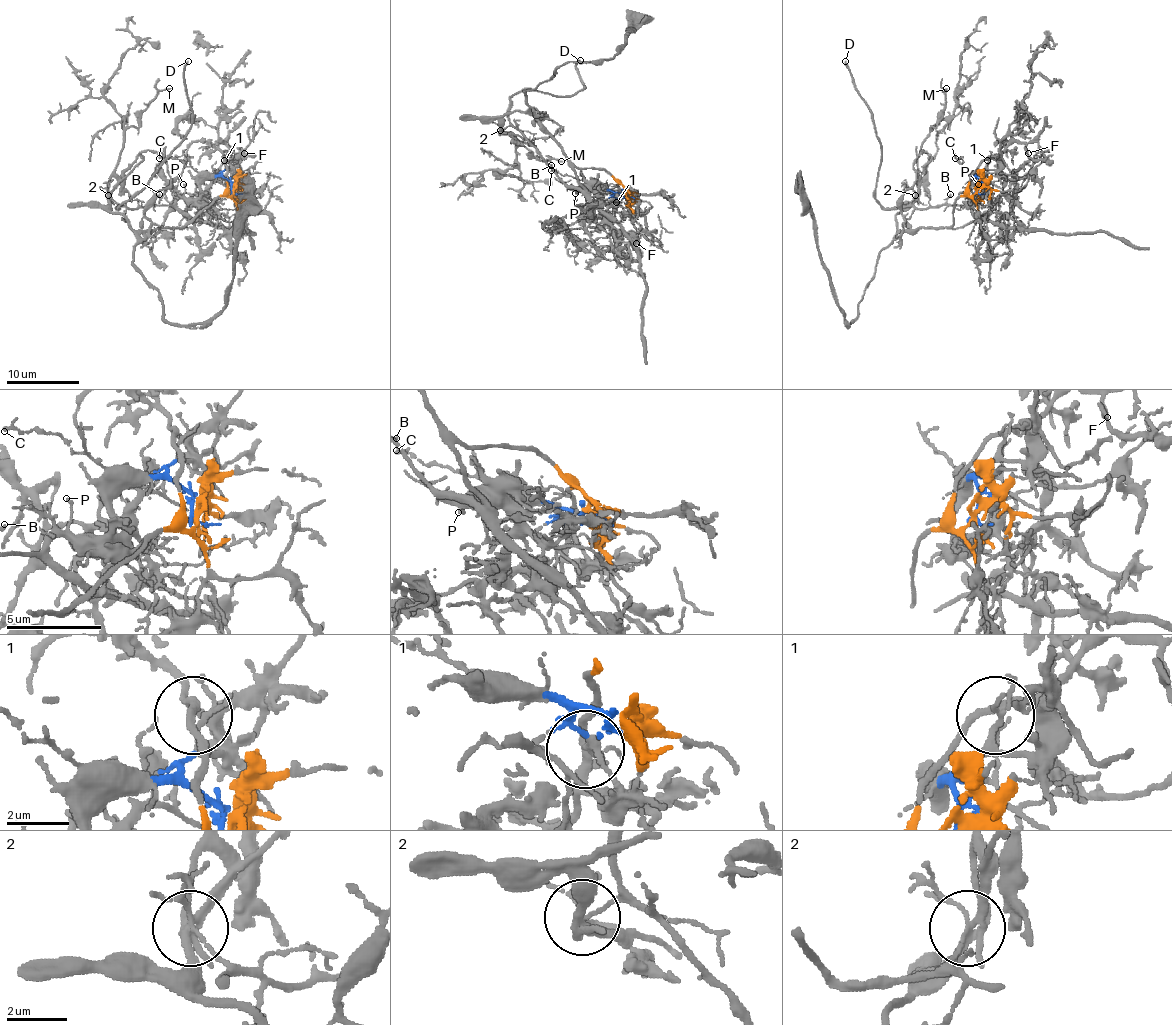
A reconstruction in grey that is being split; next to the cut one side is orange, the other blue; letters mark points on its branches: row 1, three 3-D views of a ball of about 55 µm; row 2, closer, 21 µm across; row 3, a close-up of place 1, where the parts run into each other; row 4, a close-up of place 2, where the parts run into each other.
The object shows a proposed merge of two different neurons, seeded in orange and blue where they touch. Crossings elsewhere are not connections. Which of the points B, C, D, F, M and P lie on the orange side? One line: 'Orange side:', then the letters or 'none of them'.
Orange side: F, M

